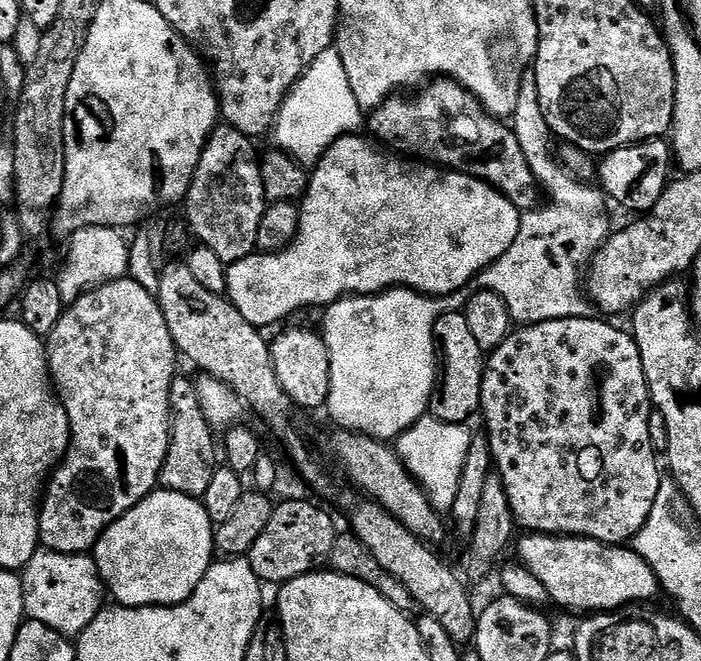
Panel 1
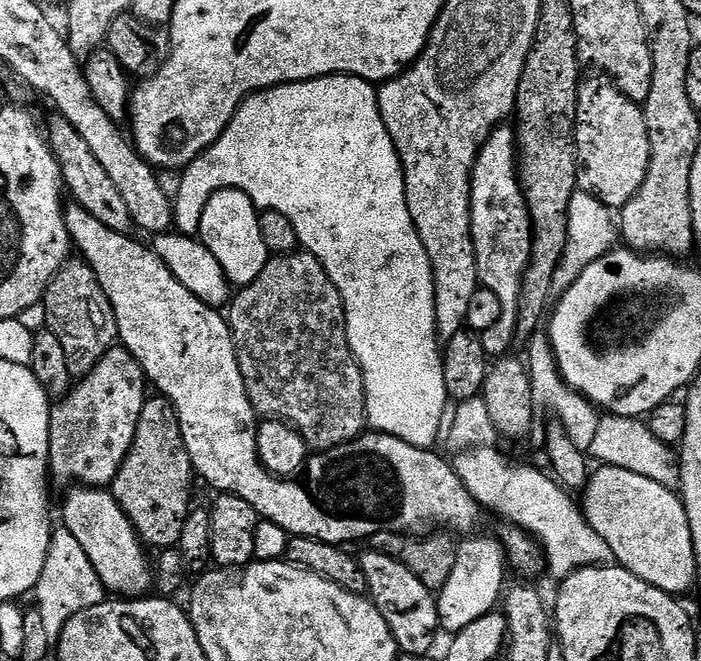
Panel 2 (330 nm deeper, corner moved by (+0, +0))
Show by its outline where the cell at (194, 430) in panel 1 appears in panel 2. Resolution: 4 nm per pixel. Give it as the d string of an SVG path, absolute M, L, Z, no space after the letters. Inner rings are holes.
M159 394L149 395L144 401L142 414L138 418L138 430L134 430L134 442L110 485L113 498L126 514L126 518L130 518L141 541L149 549L163 550L179 545L182 538L182 525L194 507L192 480L194 481L192 459L186 450L186 442L182 438L182 426L178 422L178 414L171 400Z

